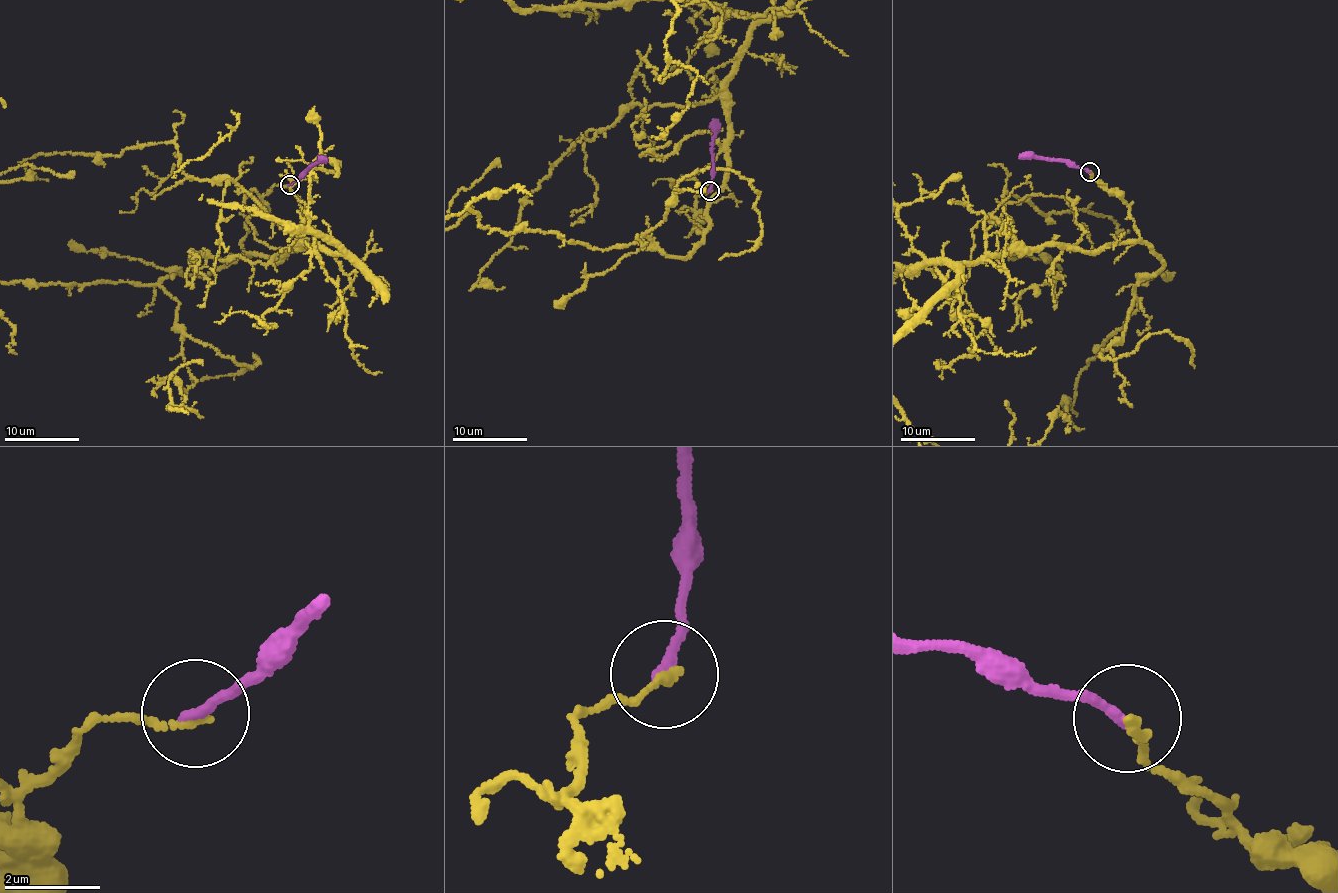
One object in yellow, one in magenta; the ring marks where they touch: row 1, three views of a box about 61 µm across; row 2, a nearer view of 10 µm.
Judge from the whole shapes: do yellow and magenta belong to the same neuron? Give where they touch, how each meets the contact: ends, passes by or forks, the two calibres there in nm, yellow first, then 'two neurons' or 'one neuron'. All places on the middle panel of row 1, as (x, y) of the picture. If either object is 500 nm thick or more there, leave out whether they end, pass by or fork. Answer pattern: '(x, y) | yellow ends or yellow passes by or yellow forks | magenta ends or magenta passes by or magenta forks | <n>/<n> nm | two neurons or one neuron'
(709, 191) | yellow ends | magenta ends | 190/200 nm | two neurons

